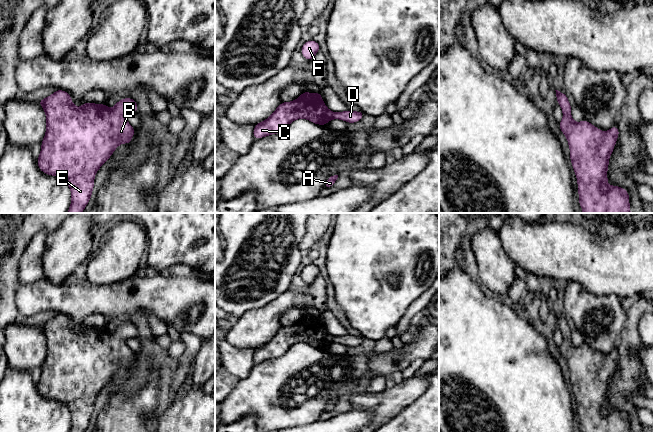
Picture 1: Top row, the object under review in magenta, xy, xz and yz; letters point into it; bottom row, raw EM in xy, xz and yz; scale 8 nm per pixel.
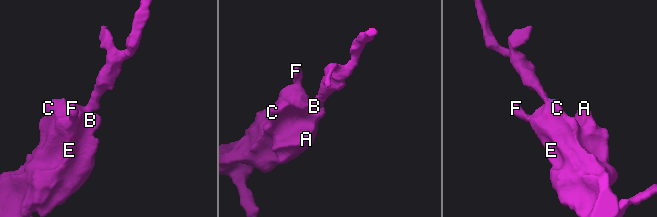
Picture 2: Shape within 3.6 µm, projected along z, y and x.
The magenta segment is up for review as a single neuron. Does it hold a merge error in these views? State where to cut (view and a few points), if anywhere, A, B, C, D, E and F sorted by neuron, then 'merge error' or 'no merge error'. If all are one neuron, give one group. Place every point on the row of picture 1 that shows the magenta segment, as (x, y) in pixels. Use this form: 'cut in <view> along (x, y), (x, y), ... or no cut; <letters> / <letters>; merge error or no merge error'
no cut; A B C D E F; no merge error

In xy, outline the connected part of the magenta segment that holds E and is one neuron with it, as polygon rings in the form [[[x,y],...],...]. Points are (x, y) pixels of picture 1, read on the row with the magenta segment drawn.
[[[56,90],[47,98],[39,100],[38,103],[46,113],[46,134],[41,142],[41,152],[37,159],[38,167],[43,173],[57,176],[67,182],[72,196],[67,213],[81,213],[90,201],[96,172],[121,143],[129,144],[131,142],[135,130],[125,117],[128,113],[137,113],[137,103],[132,98],[123,98],[116,102],[114,108],[109,108],[104,104],[85,102],[78,109],[71,101],[71,95],[63,90]]]

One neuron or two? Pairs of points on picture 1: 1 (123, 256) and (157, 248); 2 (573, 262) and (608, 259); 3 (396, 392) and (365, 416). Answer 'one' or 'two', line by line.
1: two
2: one
3: two

